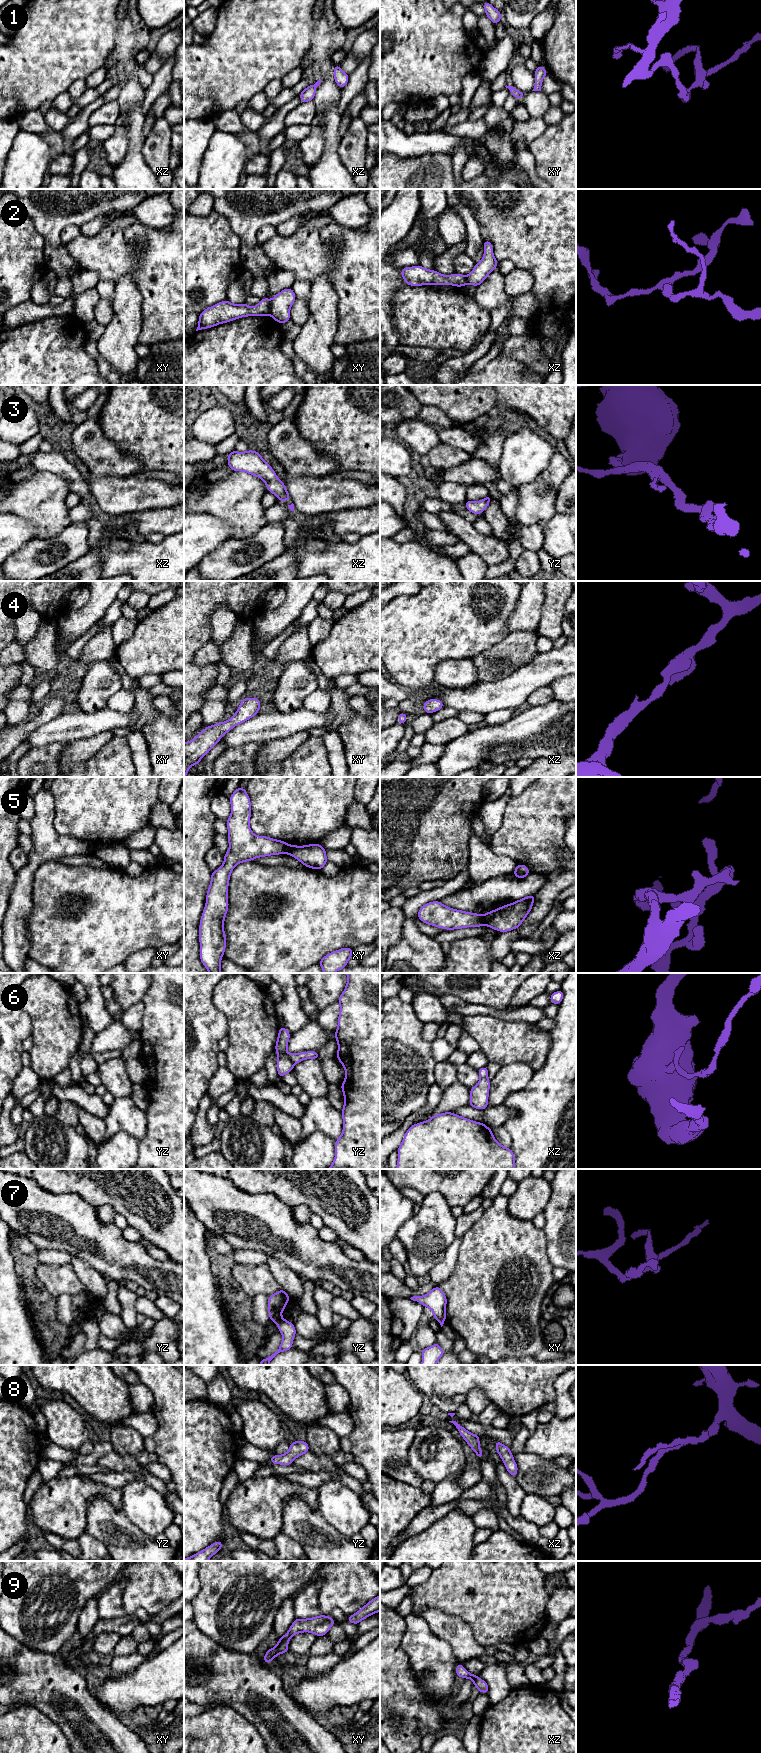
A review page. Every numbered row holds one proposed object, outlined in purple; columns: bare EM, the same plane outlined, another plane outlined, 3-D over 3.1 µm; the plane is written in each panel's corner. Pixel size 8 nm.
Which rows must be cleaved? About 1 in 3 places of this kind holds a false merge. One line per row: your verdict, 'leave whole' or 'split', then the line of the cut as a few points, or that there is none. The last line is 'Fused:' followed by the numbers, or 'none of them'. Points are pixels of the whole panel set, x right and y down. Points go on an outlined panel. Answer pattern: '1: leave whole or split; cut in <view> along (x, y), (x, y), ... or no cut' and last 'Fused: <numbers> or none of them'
1: leave whole; no cut
2: split; cut in xy along (271, 301), (269, 314)
3: leave whole; no cut
4: leave whole; no cut
5: split; cut in xy along (291, 845), (288, 853)
6: split; cut in yz along (288, 1055), (293, 1064)
7: split; cut in yz along (282, 1318), (276, 1322)
8: leave whole; no cut
9: leave whole; no cut
Fused: 2, 5, 6, 7

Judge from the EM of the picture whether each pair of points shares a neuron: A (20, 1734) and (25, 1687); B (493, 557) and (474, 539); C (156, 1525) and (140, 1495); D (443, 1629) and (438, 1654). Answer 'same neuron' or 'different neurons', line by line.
A: different neurons
B: same neuron
C: same neuron
D: different neurons

